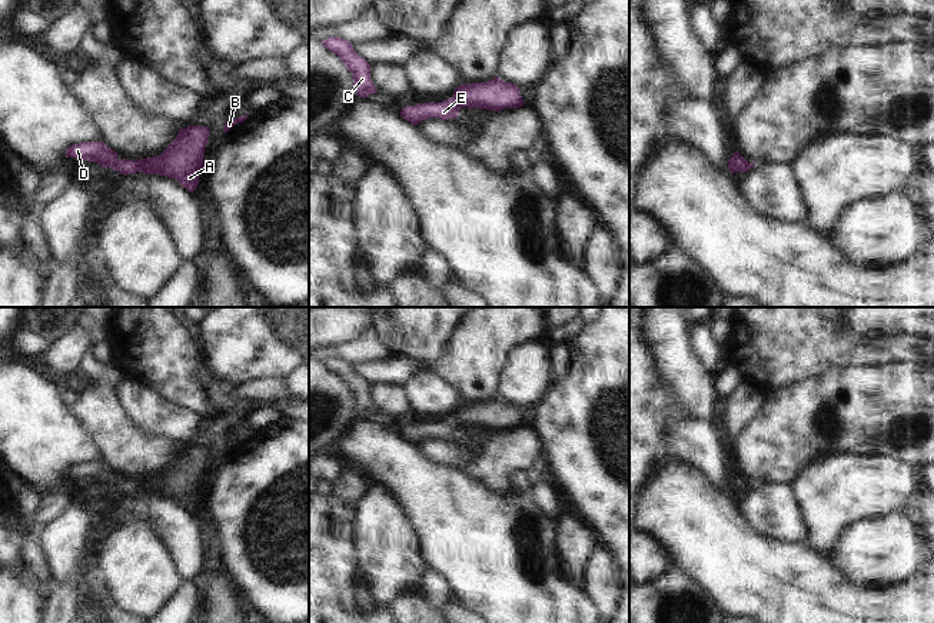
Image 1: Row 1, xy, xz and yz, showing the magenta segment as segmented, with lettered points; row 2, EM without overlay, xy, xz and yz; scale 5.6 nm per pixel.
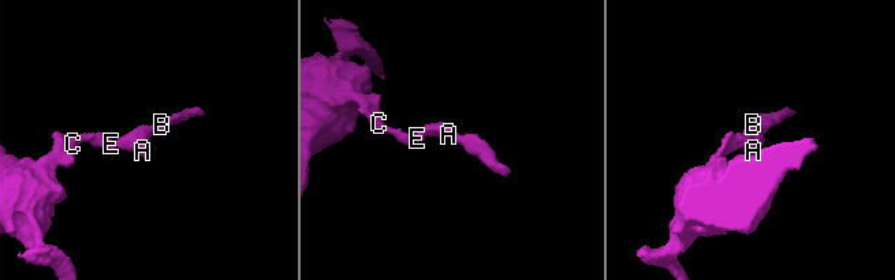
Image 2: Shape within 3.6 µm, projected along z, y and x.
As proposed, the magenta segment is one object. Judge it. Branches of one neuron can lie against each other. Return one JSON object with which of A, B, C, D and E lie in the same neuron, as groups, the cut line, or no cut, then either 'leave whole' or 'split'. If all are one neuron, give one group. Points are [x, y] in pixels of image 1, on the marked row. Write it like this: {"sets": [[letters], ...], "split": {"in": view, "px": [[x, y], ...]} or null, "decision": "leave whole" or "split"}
{"sets": [["A", "B", "C", "D", "E"]], "split": null, "decision": "leave whole"}

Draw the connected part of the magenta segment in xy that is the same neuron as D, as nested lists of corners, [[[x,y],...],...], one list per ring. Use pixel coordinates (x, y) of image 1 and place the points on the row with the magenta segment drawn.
[[[187,126],[177,131],[176,139],[162,154],[137,161],[127,159],[119,160],[117,153],[103,141],[73,144],[66,150],[66,157],[94,161],[102,167],[110,167],[126,176],[136,171],[160,174],[176,179],[185,189],[193,191],[199,184],[199,174],[205,169],[203,156],[209,136],[209,127]]]

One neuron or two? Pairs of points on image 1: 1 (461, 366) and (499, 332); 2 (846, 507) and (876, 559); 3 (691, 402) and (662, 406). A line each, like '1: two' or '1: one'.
1: one
2: two
3: two

